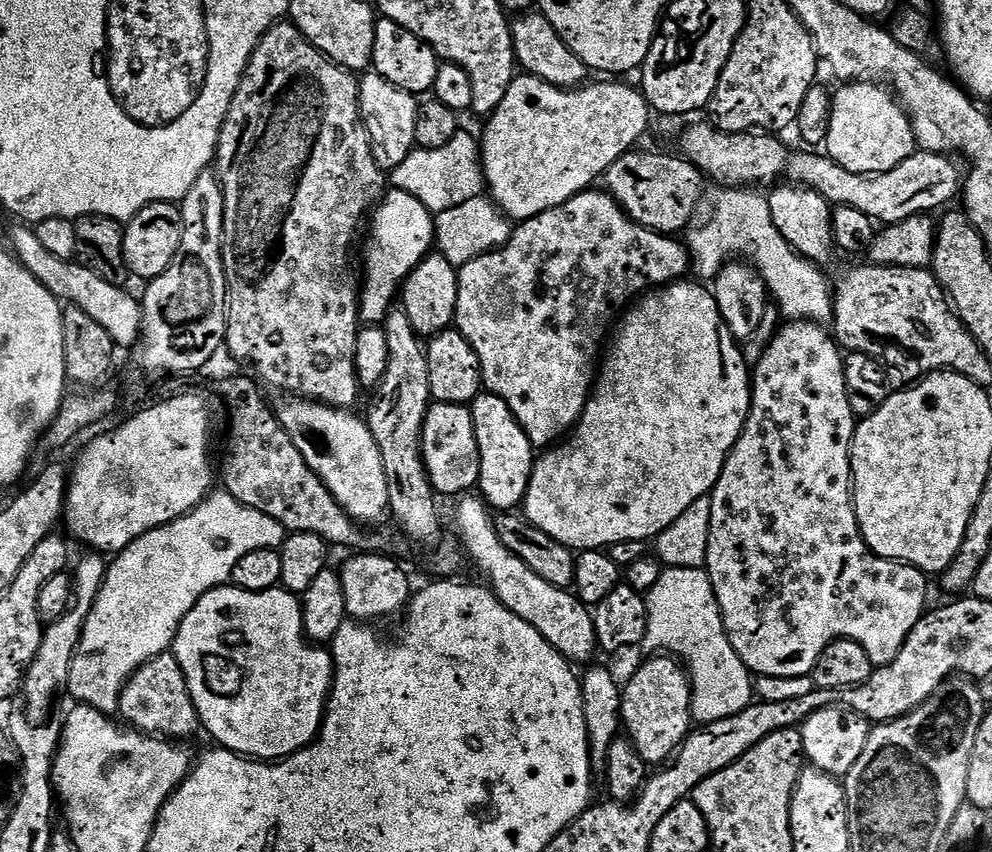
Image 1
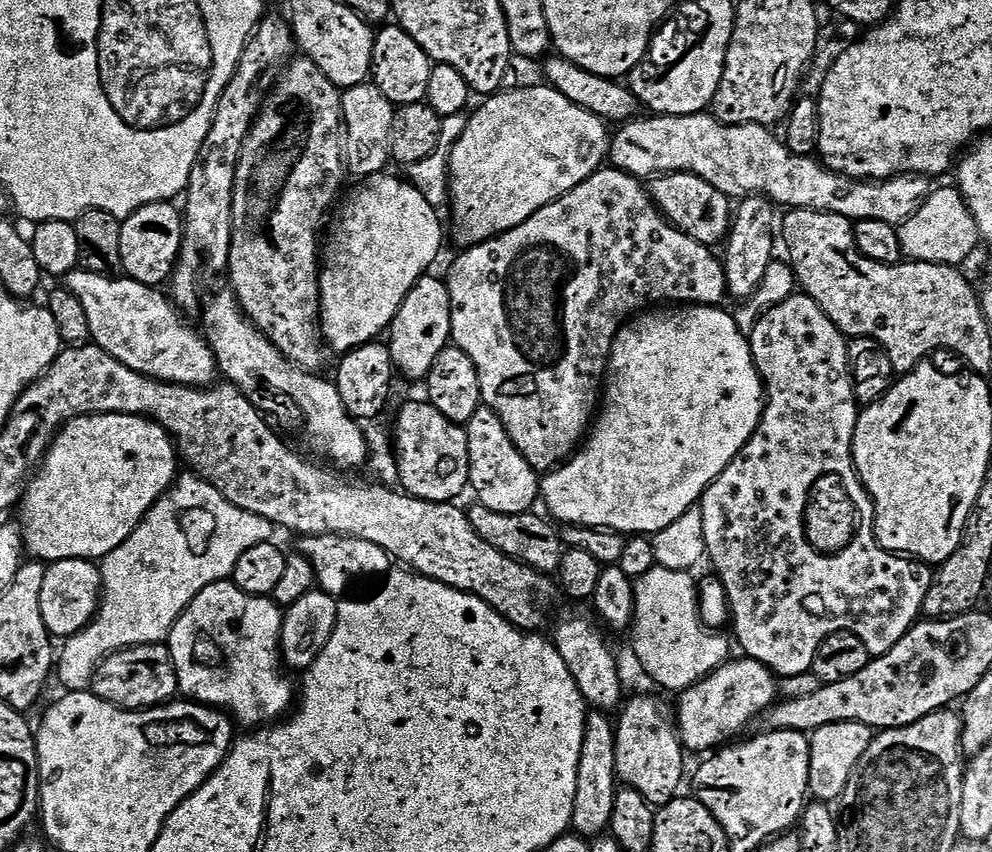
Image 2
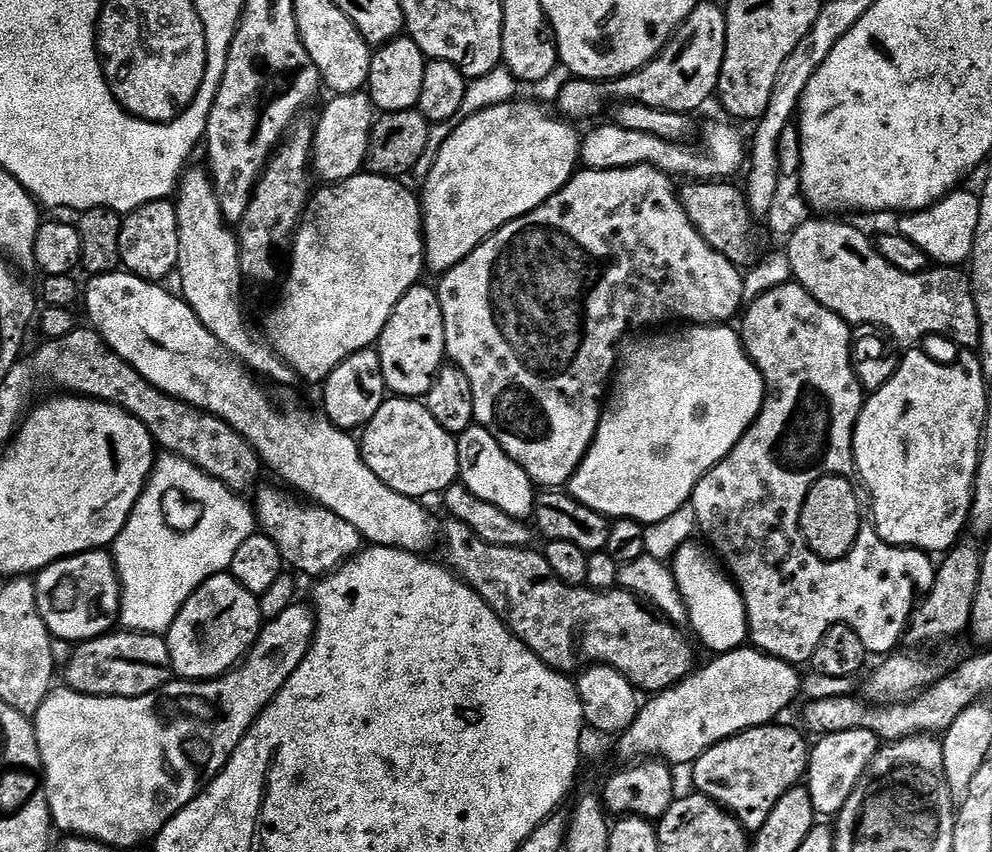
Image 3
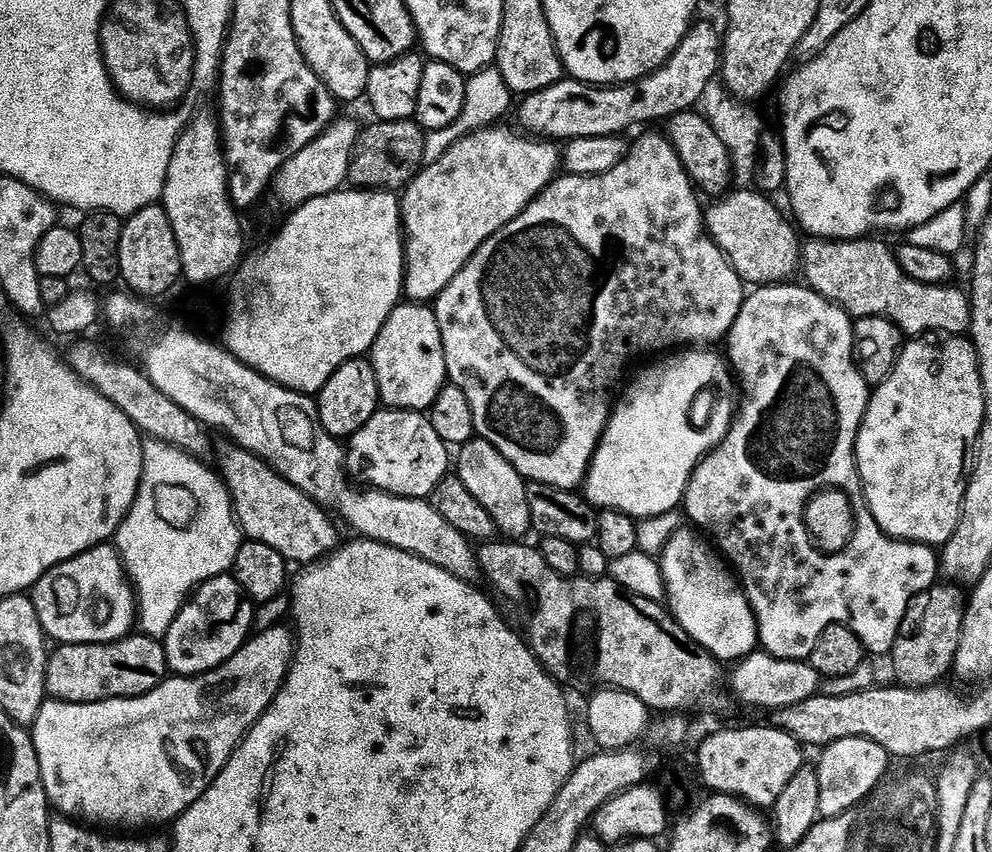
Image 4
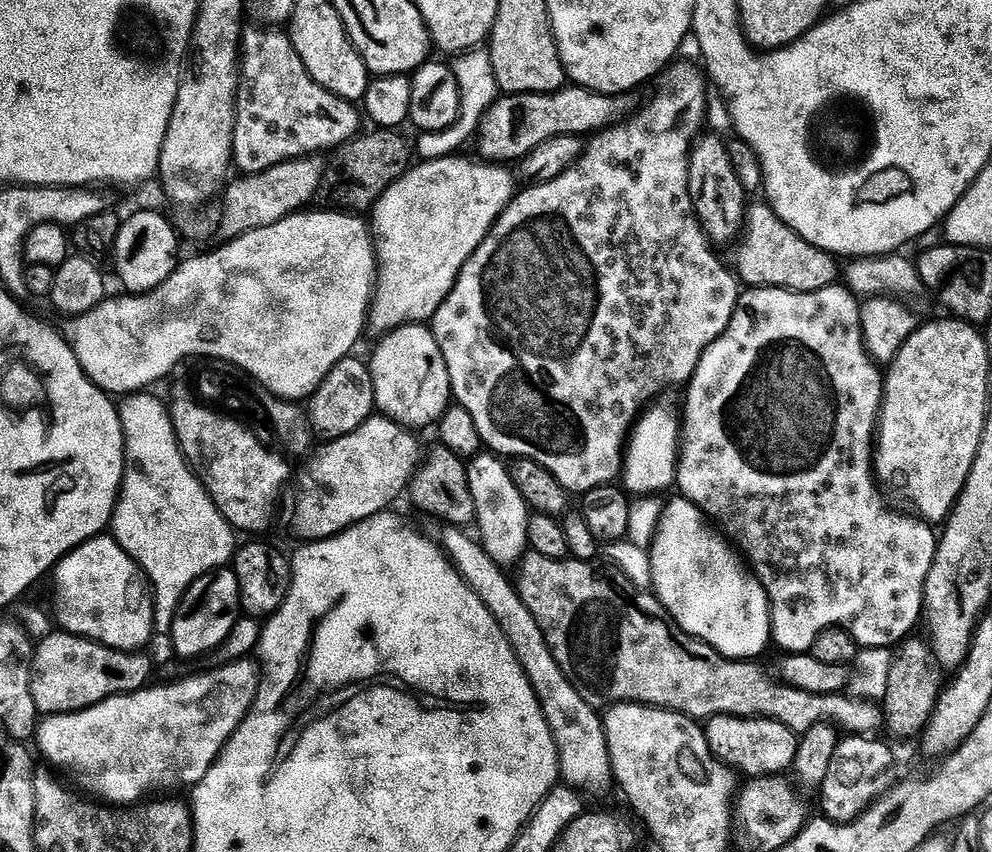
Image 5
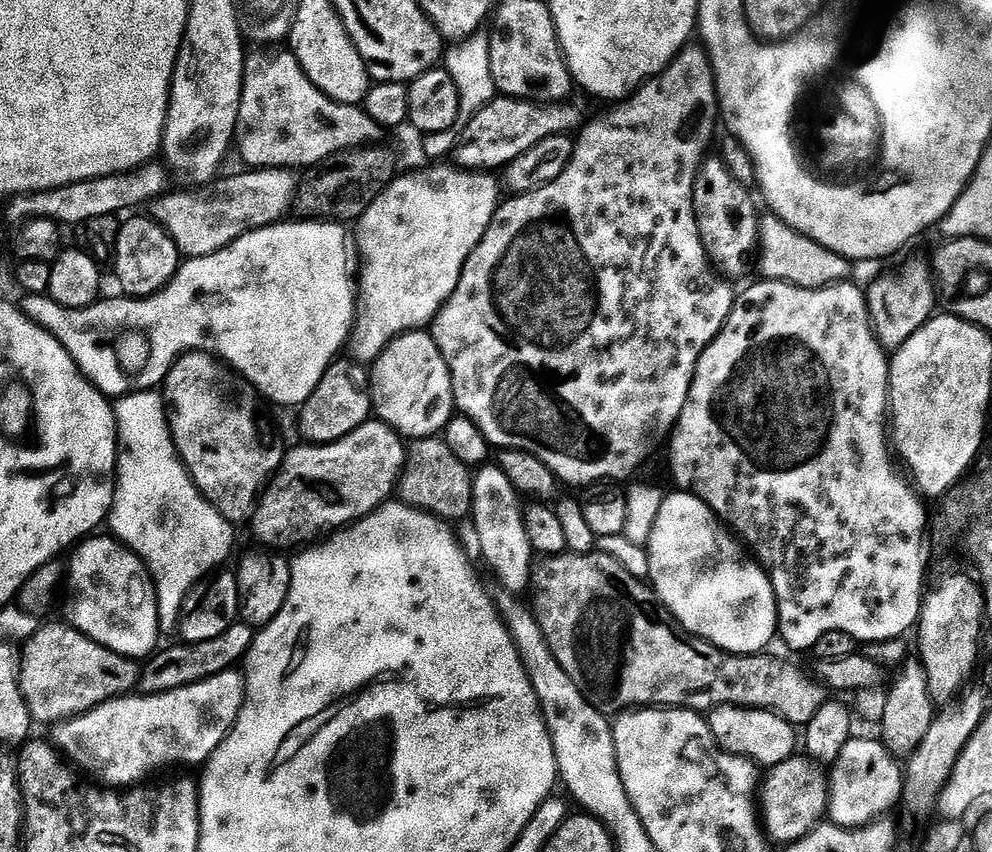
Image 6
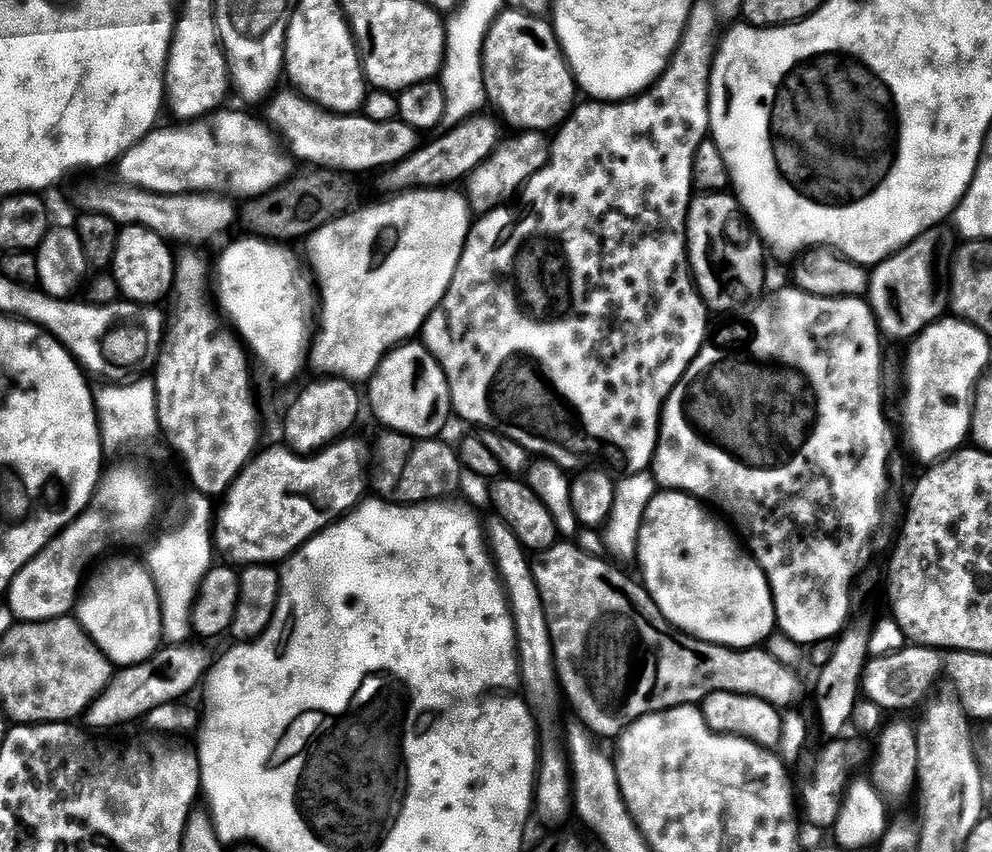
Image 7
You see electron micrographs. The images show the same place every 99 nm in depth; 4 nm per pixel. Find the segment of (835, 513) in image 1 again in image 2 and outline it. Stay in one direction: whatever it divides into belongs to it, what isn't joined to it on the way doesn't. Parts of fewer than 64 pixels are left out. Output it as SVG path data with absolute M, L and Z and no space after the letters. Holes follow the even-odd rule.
M797 294L780 300L750 331L750 343L752 345L752 360L756 364L756 370L760 373L760 379L764 385L766 399L764 401L764 413L760 415L760 424L754 430L754 434L746 442L742 451L731 460L718 474L718 478L712 483L698 501L698 507L702 514L702 530L704 531L704 546L707 559L712 559L716 567L715 575L724 587L724 593L728 599L728 611L730 613L730 628L736 631L736 640L745 657L757 660L765 668L771 670L777 677L785 678L807 673L815 660L815 654L821 642L827 636L836 633L848 633L858 637L865 644L866 650L872 658L881 656L890 651L896 643L905 636L912 625L921 619L924 611L924 599L928 588L932 585L932 572L929 565L923 562L913 562L900 554L885 552L883 548L873 547L873 552L863 552L857 546L849 546L843 551L830 556L814 554L814 550L804 544L804 536L800 536L800 508L804 508L804 492L808 492L808 484L820 476L820 472L828 472L828 468L848 468L852 461L852 439L856 433L856 421L858 419L858 405L856 395L852 389L852 377L848 371L848 345L844 333L830 322L830 318L814 302L814 298Z

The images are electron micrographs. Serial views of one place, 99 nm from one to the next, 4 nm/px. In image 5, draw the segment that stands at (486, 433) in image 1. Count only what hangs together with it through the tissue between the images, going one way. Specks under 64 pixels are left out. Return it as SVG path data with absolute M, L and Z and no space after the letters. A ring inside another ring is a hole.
M477 454L467 461L470 494L474 494L476 507L475 527L480 528L478 539L483 544L486 554L494 558L501 566L515 565L529 551L528 518L530 509L528 503L518 494L518 486L508 473L509 465L496 454Z

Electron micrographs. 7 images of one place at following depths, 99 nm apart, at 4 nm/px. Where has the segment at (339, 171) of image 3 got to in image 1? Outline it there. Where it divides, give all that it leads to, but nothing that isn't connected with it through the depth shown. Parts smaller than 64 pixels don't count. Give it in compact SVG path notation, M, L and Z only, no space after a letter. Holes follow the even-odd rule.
M375 70L365 71L359 81L360 116L368 131L372 153L380 168L393 170L406 161L407 156L417 147L414 126L420 104L413 93L394 86L394 82L386 82L386 78L382 78L382 74Z

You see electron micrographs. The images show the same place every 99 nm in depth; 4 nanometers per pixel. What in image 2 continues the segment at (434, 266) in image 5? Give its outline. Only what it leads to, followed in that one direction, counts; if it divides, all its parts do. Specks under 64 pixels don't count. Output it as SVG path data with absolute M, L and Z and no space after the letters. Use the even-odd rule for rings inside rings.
M517 86L511 90L501 90L487 97L483 101L484 105L476 113L472 112L469 115L468 125L452 148L447 167L448 191L450 193L450 205L452 204L452 220L456 223L456 236L464 243L464 246L483 244L485 240L492 240L495 236L509 232L511 228L516 228L522 222L526 222L538 210L542 210L547 204L557 200L559 196L565 196L567 192L574 190L574 186L578 186L586 178L590 178L595 174L609 155L610 128L606 121L594 114L590 114L590 110L572 104L570 98L558 94L558 90L554 90L551 86L543 87L523 88L523 86Z

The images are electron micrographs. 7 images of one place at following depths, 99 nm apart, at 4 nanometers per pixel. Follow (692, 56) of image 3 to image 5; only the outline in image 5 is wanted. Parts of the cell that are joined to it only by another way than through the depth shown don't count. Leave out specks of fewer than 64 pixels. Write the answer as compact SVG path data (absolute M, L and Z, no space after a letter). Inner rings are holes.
M565 86L557 92L539 92L538 94L522 94L521 96L501 95L490 106L490 110L480 123L478 129L479 155L490 162L523 161L525 156L530 155L538 146L542 146L542 142L546 142L550 138L558 138L559 136L583 137L584 132L596 134L609 126L621 123L625 117L637 111L636 98L632 94L607 96L604 92L591 92L589 88L579 86Z

